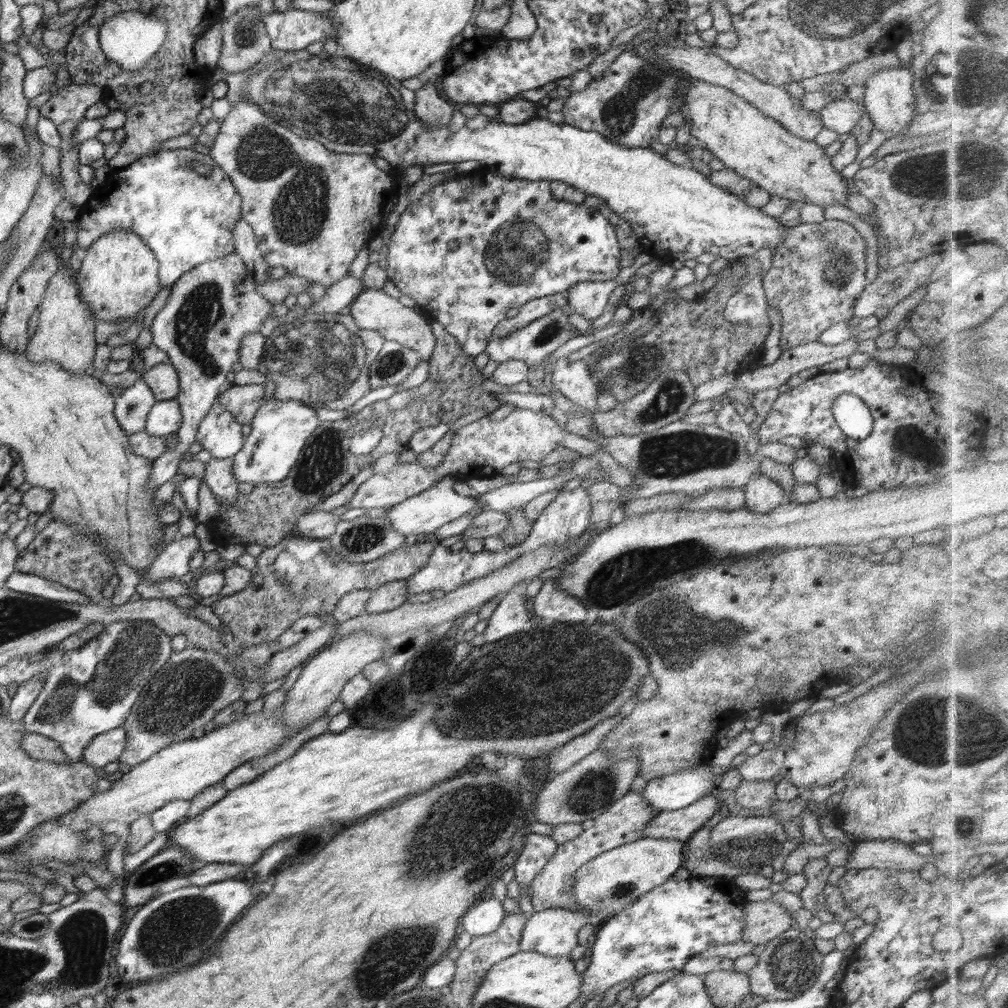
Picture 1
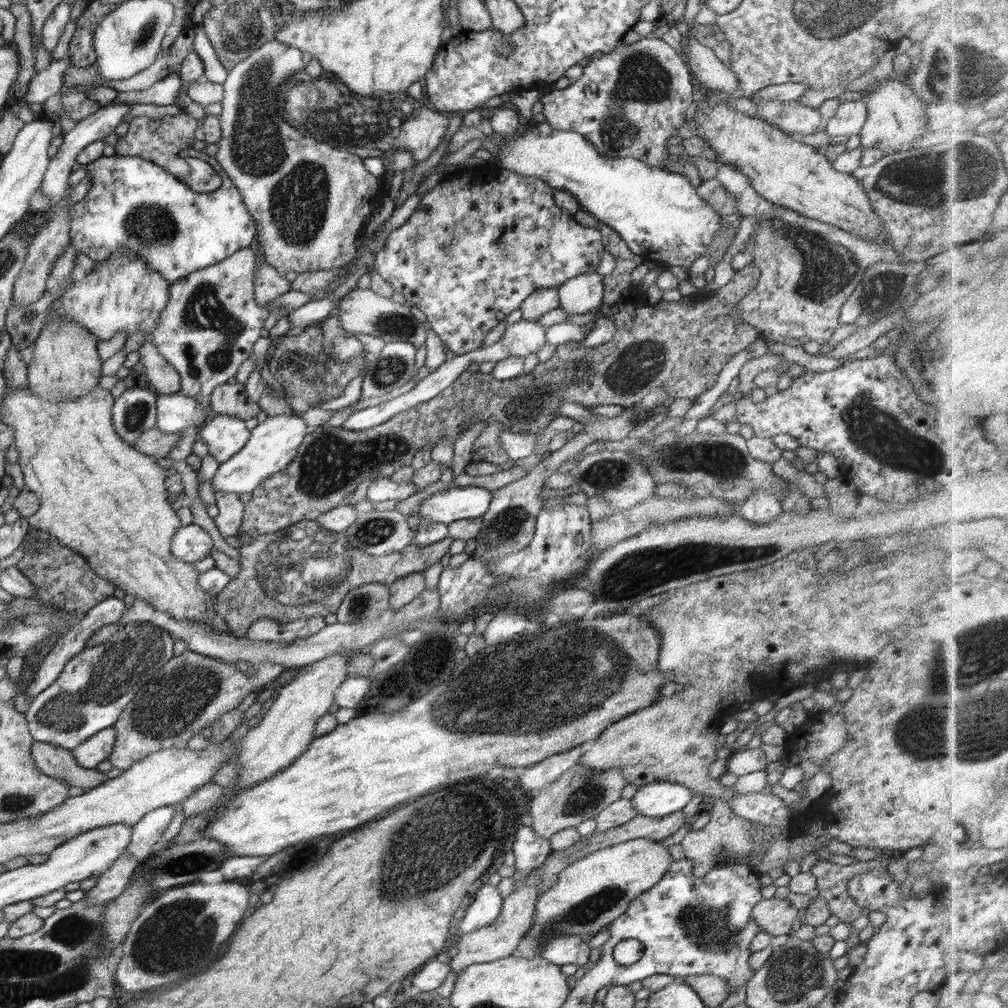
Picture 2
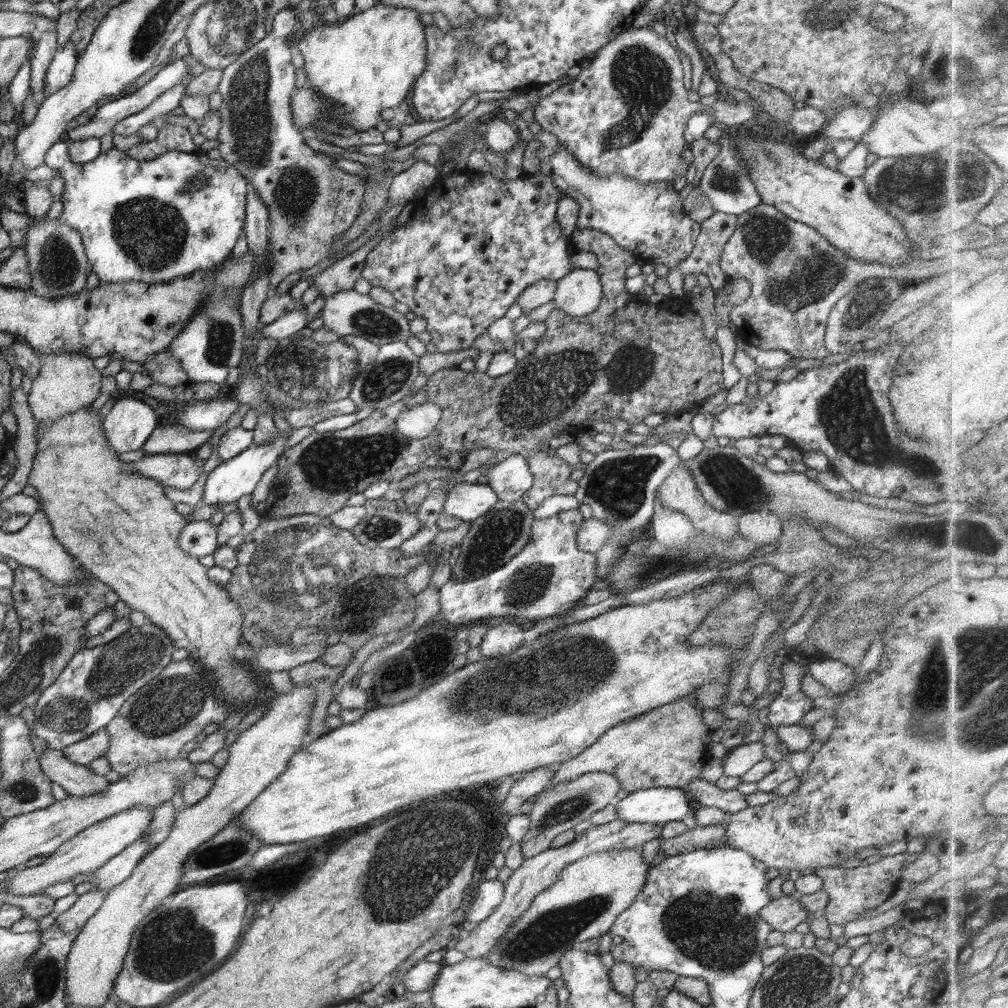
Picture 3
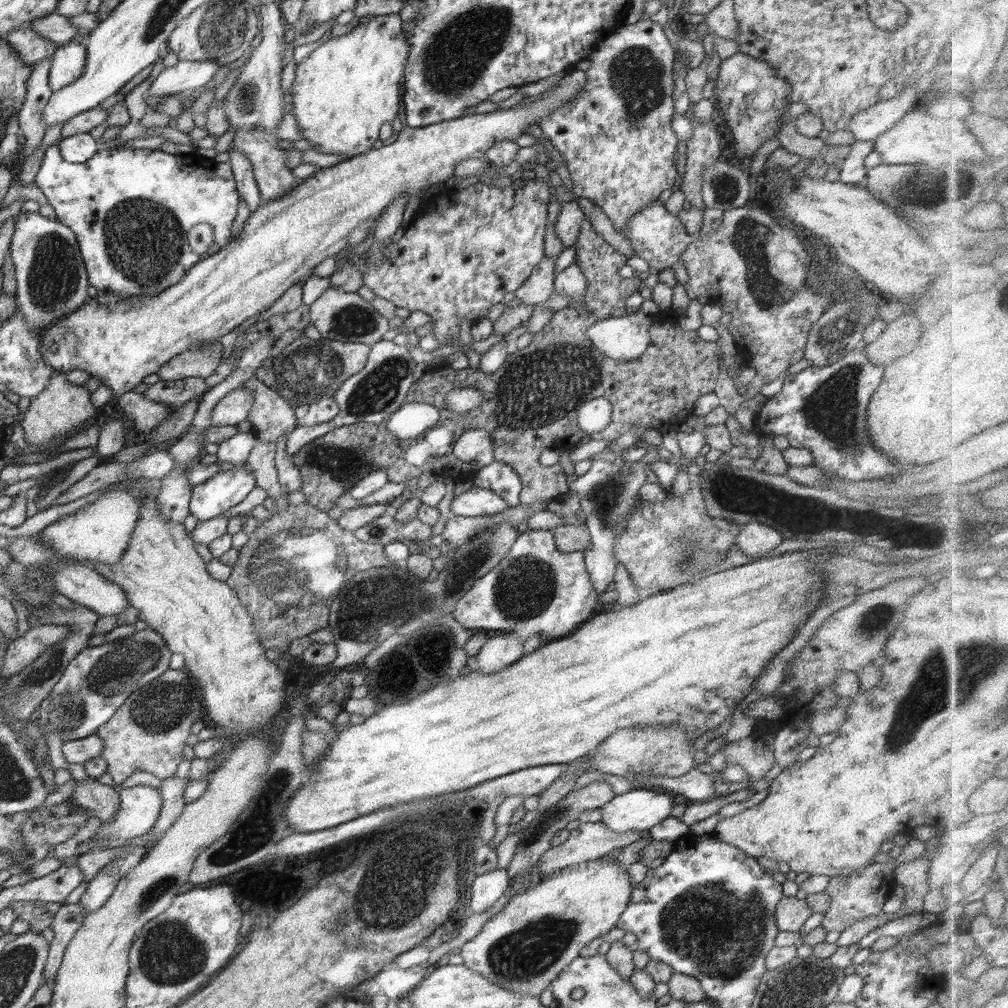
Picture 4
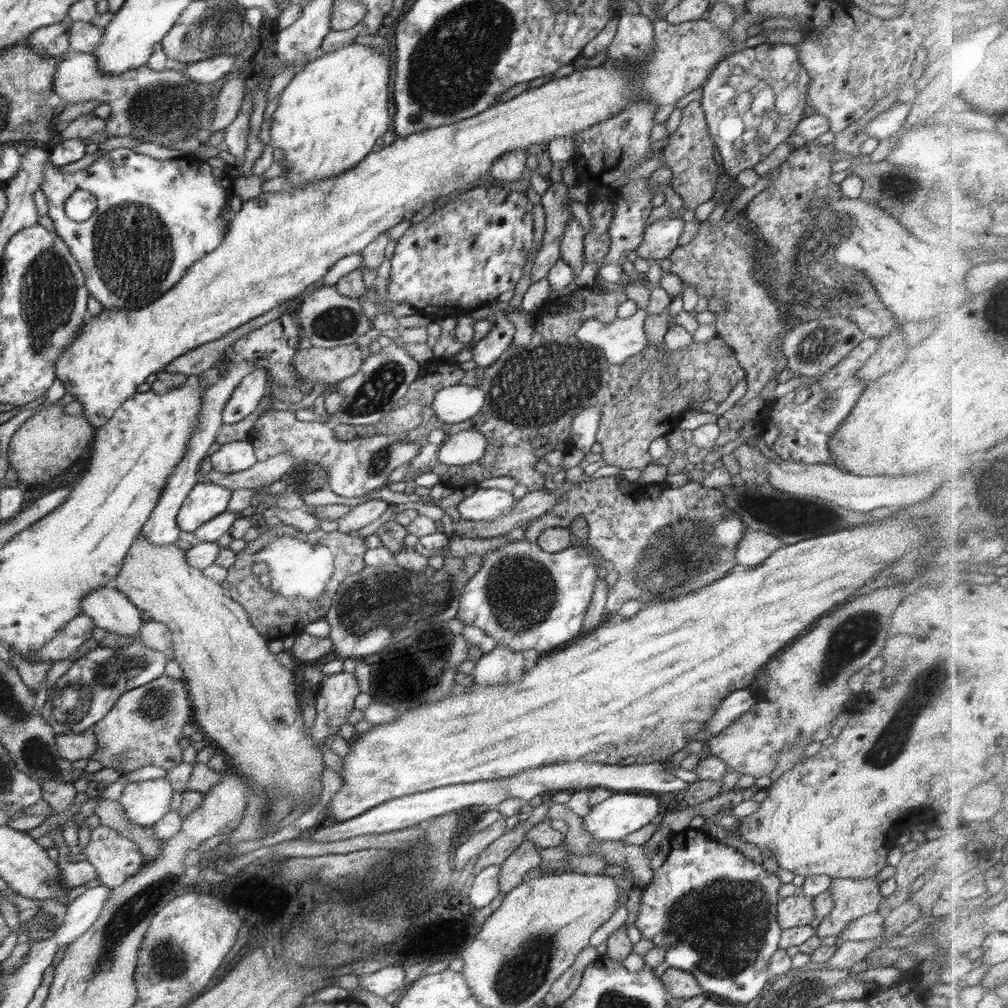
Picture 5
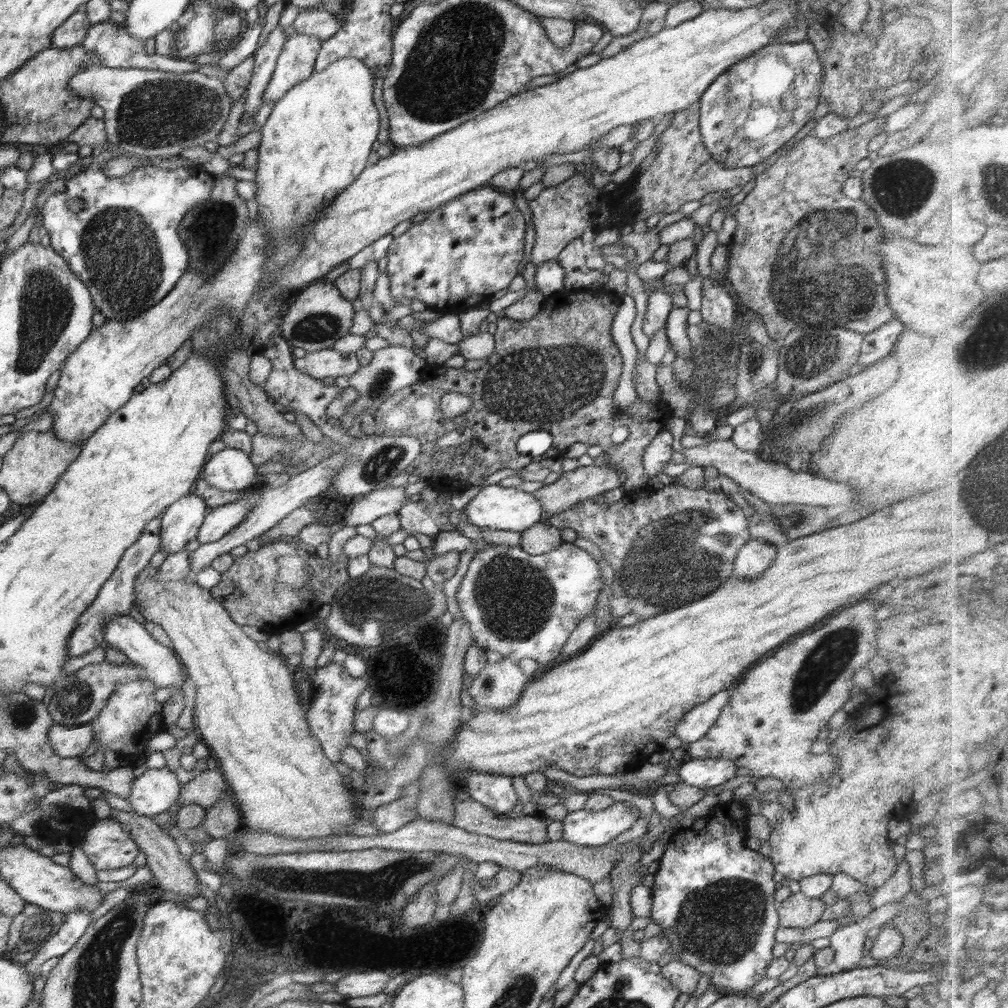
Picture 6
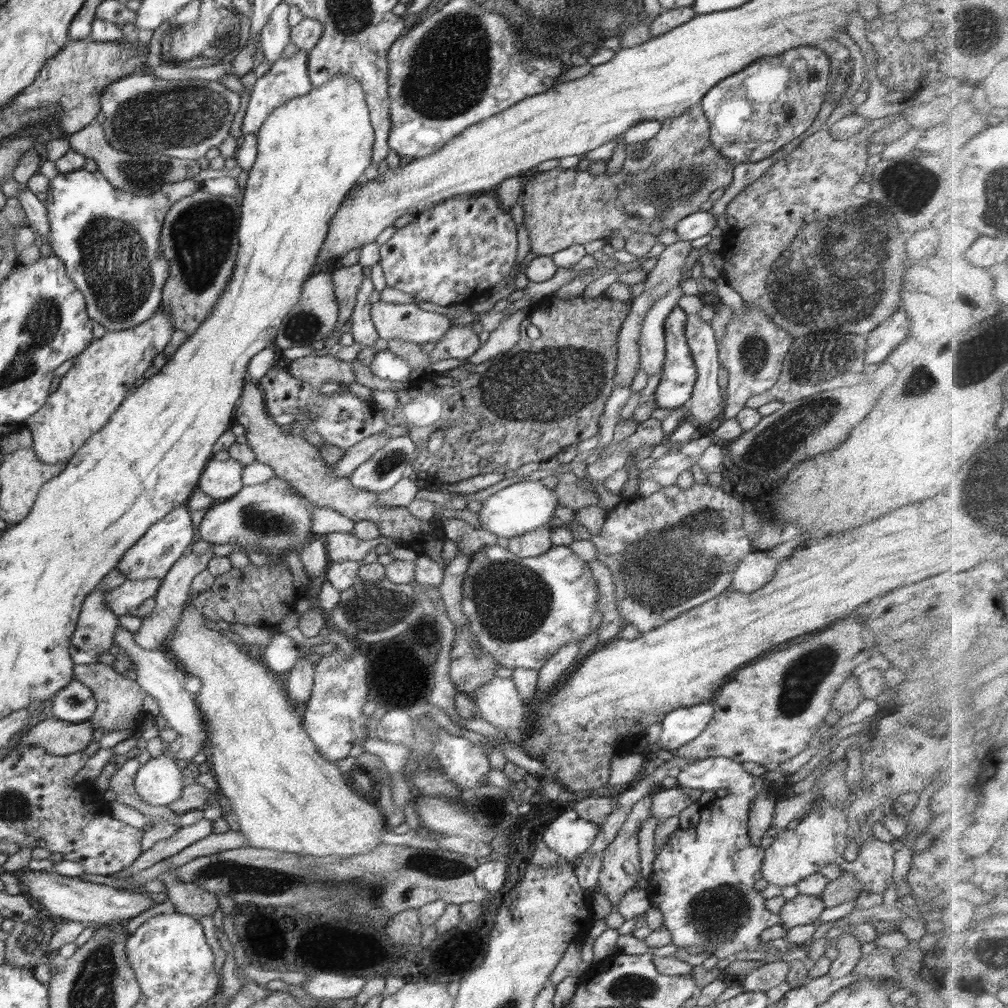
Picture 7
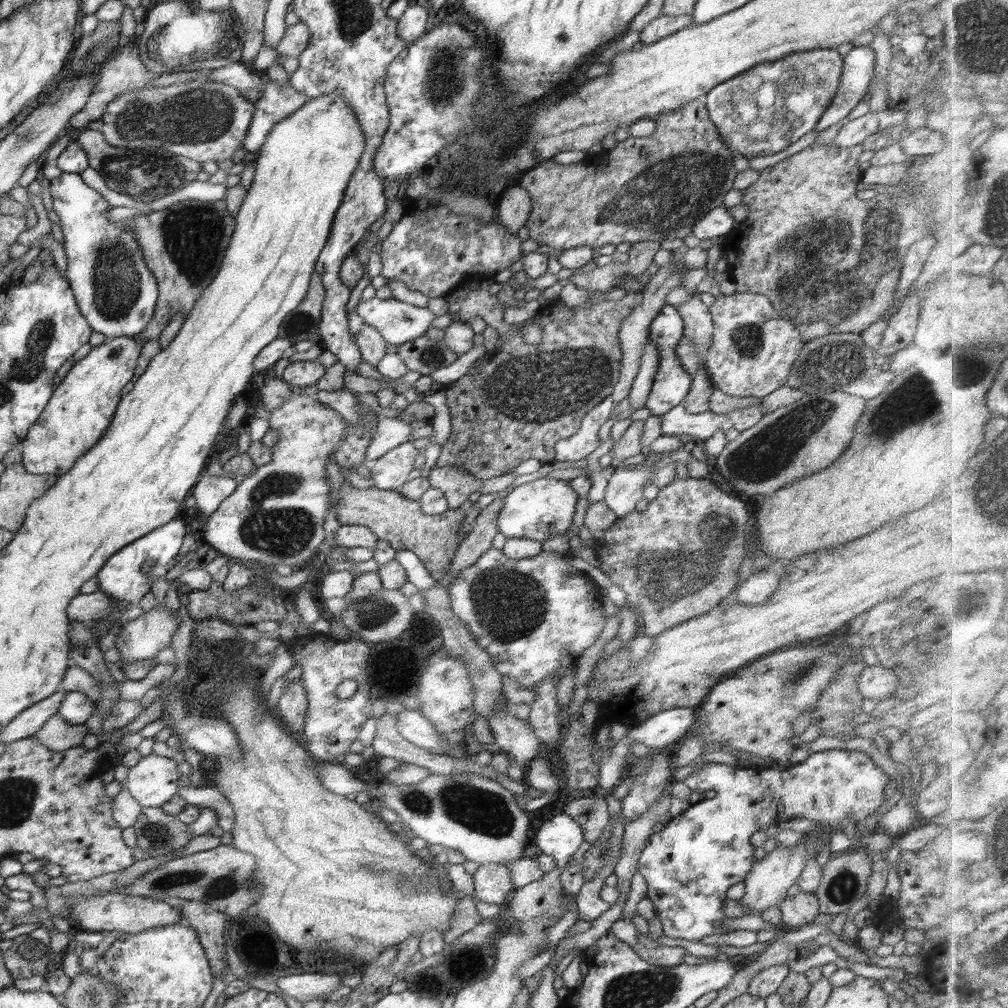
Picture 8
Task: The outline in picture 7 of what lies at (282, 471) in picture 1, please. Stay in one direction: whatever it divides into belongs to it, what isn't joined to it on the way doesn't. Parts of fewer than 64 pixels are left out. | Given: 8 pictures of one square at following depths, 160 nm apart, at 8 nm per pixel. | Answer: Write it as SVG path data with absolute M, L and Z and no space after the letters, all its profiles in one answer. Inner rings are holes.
M187 504L172 510L172 513L153 524L134 546L127 550L119 562L118 572L127 580L144 581L148 578L164 579L170 568L184 555L194 538L194 526L190 520L191 510Z

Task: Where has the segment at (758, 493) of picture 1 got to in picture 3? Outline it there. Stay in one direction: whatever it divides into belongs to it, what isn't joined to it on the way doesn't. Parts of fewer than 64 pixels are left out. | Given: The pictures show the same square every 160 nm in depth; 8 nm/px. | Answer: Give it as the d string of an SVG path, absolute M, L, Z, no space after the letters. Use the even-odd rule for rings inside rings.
M766 510L741 514L738 518L739 534L752 542L775 543L782 536L781 521L778 515Z

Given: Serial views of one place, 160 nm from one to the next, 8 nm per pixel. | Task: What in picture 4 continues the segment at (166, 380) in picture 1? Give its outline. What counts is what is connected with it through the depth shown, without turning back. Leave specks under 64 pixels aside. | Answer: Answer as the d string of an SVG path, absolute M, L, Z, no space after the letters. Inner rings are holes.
M214 343L208 348L192 348L171 358L156 372L161 379L176 380L198 376L208 378L212 376L222 362L224 347L222 343Z

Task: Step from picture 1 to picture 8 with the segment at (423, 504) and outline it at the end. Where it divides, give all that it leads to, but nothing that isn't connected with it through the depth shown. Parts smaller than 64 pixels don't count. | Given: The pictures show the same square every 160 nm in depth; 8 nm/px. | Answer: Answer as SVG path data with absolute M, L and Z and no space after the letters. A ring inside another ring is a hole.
M542 477L514 488L502 502L497 515L498 530L507 539L529 538L544 542L555 534L562 534L572 526L579 495L566 480Z

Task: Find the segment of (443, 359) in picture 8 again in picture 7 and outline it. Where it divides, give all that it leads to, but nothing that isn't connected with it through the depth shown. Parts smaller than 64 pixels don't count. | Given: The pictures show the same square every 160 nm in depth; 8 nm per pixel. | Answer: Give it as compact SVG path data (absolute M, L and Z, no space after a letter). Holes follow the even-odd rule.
M399 338L388 340L387 343L390 352L407 360L408 364L414 369L420 368L424 371L445 372L459 367L464 362L464 360L460 359L431 361L429 353L424 352L420 347L421 344L414 344Z

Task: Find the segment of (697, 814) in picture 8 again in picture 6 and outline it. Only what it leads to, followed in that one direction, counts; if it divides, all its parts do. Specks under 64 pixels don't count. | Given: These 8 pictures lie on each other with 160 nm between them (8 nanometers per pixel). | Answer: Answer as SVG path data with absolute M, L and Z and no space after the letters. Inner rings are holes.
M687 758L679 765L677 775L686 784L709 788L728 782L737 770L734 761L724 758ZM734 801L722 803L714 807L706 815L706 827L701 831L694 831L692 828L684 828L673 834L672 842L668 843L667 849L659 858L658 870L653 874L653 885L650 887L652 895L652 907L650 910L651 922L661 928L661 935L668 938L671 947L675 952L680 952L680 961L684 961L698 970L698 973L710 976L710 987L716 988L725 994L738 994L740 996L751 994L752 988L762 978L766 977L768 965L773 962L773 948L776 944L776 930L779 928L779 914L777 912L777 902L774 899L776 883L772 879L775 873L773 862L770 858L763 856L759 851L750 849L745 843L748 811Z

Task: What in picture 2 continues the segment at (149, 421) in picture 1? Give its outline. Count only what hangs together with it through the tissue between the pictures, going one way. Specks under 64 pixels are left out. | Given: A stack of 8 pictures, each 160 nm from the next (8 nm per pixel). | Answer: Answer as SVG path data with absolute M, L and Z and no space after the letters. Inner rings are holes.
M176 394L157 395L156 427L166 434L182 433L186 428L202 427L208 417L203 406L195 398Z

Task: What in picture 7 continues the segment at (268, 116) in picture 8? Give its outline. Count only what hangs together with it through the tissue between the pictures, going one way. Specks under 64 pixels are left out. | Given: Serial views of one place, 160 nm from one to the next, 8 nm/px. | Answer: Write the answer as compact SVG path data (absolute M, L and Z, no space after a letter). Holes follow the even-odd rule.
M300 50L296 55L288 59L278 59L272 63L271 69L264 74L263 78L257 80L252 86L250 101L244 118L242 118L242 134L256 134L258 129L266 122L269 114L277 106L282 106L289 99L302 97L312 91L312 83L308 76L307 52Z

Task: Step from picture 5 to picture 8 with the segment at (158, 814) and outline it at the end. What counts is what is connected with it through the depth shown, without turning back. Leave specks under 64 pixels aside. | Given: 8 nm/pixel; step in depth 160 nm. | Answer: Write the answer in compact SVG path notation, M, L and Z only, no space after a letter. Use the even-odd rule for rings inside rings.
M151 753L128 769L124 787L141 807L158 808L179 790L178 778L181 773L177 765L170 758Z

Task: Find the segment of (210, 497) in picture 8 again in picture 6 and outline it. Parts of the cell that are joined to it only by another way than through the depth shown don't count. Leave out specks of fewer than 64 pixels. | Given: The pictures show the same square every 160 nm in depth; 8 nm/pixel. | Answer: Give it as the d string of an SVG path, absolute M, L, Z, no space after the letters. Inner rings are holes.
M226 447L222 452L209 456L200 478L222 491L246 491L250 490L257 480L256 474L257 466L250 461L246 452Z

